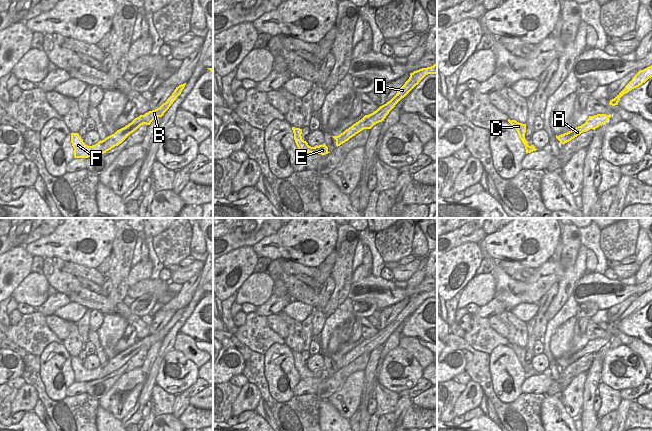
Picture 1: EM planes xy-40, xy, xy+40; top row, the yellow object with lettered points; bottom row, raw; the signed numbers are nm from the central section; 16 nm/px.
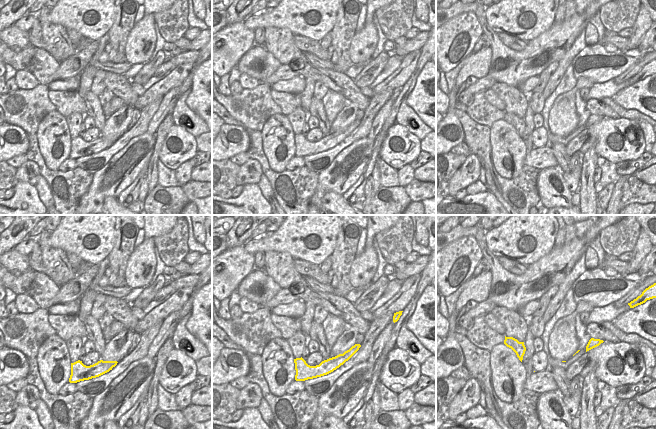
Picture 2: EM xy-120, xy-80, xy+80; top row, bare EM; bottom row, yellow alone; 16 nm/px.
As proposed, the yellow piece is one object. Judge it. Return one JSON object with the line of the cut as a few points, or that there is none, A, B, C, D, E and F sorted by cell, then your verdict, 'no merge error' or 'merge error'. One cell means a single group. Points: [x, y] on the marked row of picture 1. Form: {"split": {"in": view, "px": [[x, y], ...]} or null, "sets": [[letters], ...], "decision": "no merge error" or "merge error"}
{"split": null, "sets": [["A", "B", "C", "D", "E", "F"]], "decision": "no merge error"}

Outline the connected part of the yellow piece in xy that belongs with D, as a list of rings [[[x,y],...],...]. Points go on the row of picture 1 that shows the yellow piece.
[[[437,62],[427,68],[422,68],[410,73],[409,79],[397,91],[396,95],[386,104],[380,106],[376,111],[369,115],[365,115],[361,120],[353,124],[338,136],[332,136],[336,140],[336,146],[348,141],[350,138],[358,134],[364,129],[371,129],[375,124],[384,121],[389,112],[395,105],[404,98],[419,82],[428,74],[437,74]]]

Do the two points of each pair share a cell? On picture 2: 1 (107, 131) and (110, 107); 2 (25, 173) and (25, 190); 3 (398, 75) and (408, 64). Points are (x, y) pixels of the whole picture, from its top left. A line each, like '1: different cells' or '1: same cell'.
1: different cells
2: different cells
3: same cell

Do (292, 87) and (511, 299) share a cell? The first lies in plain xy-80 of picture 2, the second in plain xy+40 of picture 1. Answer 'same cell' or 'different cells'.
different cells

